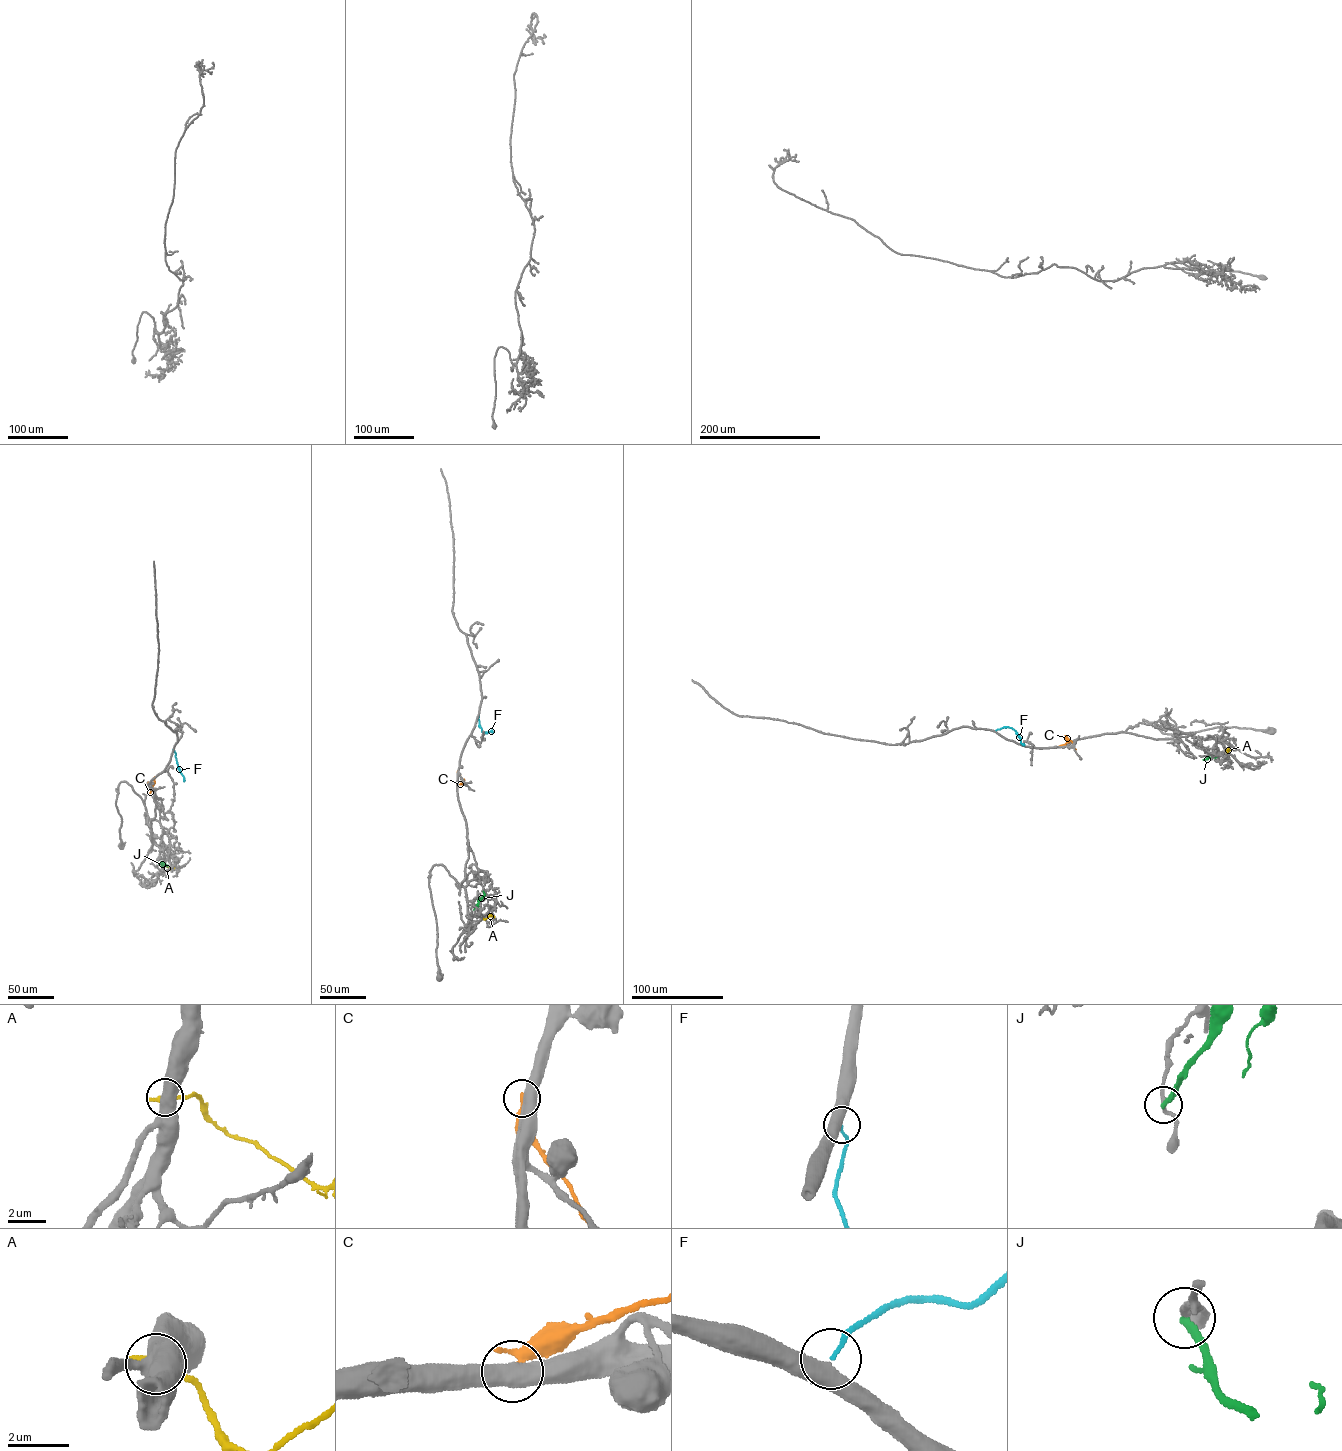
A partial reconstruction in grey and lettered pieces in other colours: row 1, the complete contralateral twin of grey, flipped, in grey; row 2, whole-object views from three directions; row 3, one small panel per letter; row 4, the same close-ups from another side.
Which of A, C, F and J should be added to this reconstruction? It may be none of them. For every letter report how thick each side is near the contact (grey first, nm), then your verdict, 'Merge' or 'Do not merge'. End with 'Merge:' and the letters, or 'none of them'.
A: Thickness 600 nm (grey) against 260 nm. Do not merge
C: Thickness 500 nm (grey) against 240 nm. Do not merge
F: Thickness 480 nm (grey) against 120 nm. Merge
J: Thickness 190 nm (grey) against 280 nm. Do not merge
Merge: F

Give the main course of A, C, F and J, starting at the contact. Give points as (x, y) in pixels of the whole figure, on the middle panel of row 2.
A: (481, 917), (494, 917)
C: (457, 771), (463, 782), (460, 784)
F: (478, 715), (481, 731), (492, 732)
J: (474, 910), (484, 894), (483, 891)

